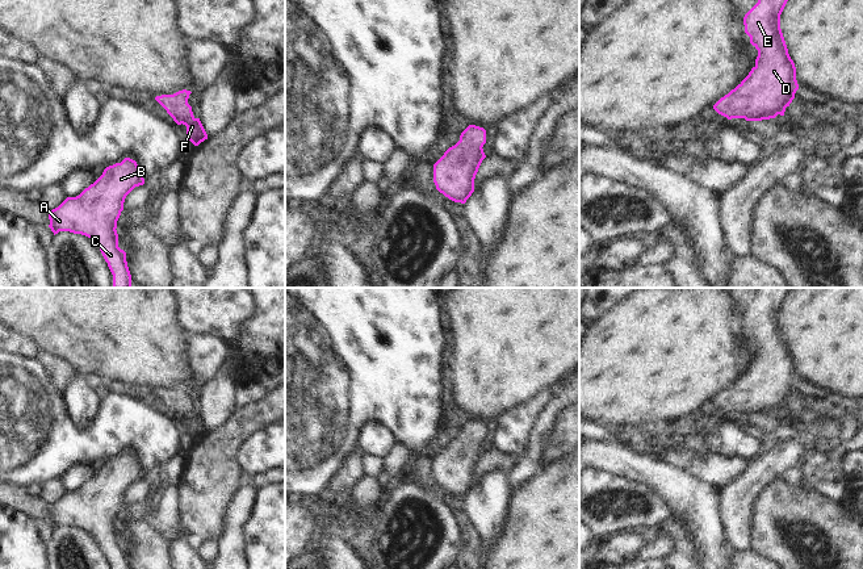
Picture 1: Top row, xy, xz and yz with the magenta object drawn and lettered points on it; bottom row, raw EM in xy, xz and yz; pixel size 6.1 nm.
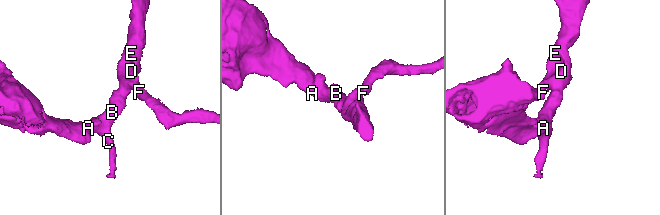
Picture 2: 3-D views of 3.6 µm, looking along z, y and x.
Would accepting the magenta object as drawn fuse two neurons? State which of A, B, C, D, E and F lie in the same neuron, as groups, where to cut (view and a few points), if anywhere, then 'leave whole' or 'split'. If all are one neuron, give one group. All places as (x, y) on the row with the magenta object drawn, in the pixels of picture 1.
A B C D E F | no cut | leave whole

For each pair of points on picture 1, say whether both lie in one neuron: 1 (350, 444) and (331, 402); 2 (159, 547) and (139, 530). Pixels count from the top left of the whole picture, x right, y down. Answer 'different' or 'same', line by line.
1: same
2: same

